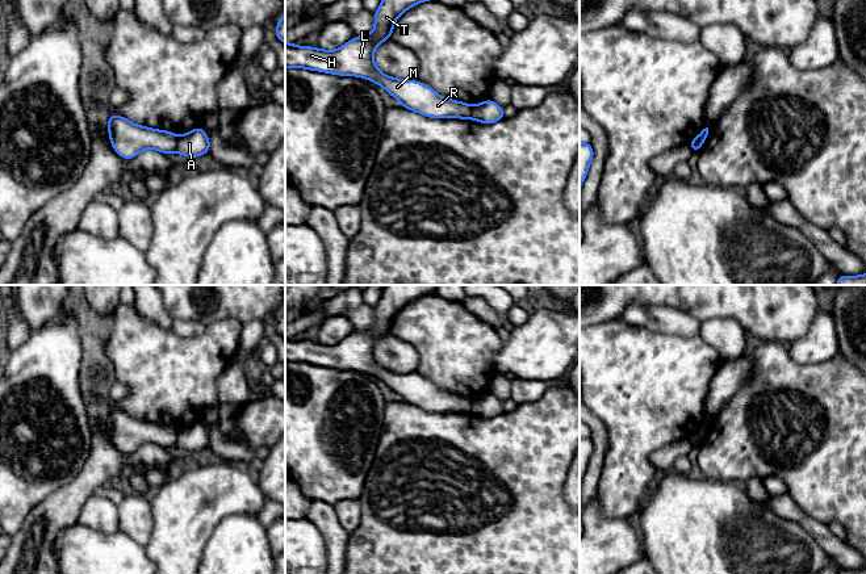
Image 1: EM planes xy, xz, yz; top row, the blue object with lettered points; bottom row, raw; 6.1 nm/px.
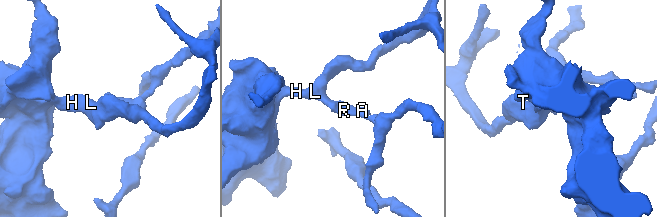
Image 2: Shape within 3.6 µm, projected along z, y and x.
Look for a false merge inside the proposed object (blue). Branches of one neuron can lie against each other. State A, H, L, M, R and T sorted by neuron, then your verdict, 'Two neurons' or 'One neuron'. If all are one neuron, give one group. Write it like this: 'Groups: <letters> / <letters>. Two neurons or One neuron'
Groups: A / H L M R T. Two neurons

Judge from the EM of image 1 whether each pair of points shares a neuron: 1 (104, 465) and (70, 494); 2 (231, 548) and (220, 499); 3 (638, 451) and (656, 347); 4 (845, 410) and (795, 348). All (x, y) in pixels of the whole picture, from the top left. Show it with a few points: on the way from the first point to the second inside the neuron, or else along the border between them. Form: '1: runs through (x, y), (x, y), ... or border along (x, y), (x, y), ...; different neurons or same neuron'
1: runs through (96, 472), (78, 490); same neuron
2: border along (255, 514), (233, 514), (226, 516), (205, 543); different neurons
3: runs through (638, 424), (648, 389), (656, 381), (656, 373); same neuron
4: border along (787, 346), (800, 364), (837, 355); different neurons

